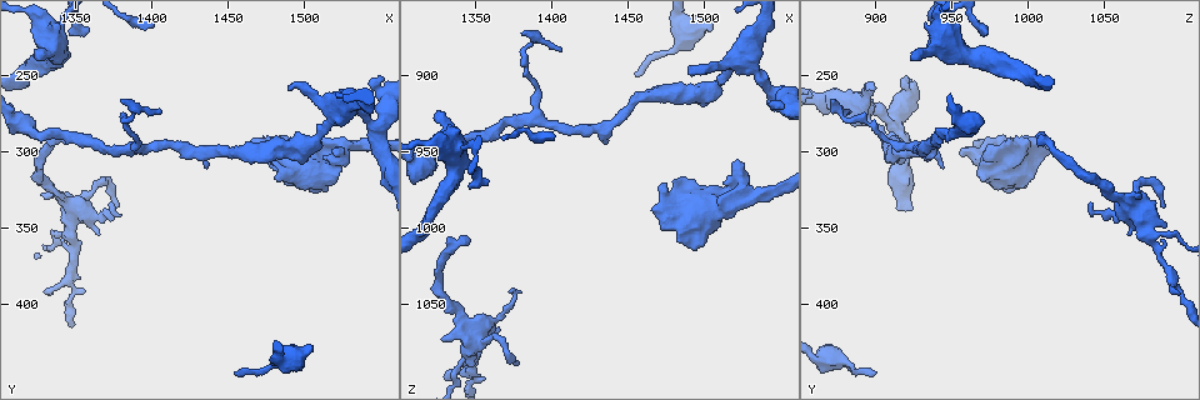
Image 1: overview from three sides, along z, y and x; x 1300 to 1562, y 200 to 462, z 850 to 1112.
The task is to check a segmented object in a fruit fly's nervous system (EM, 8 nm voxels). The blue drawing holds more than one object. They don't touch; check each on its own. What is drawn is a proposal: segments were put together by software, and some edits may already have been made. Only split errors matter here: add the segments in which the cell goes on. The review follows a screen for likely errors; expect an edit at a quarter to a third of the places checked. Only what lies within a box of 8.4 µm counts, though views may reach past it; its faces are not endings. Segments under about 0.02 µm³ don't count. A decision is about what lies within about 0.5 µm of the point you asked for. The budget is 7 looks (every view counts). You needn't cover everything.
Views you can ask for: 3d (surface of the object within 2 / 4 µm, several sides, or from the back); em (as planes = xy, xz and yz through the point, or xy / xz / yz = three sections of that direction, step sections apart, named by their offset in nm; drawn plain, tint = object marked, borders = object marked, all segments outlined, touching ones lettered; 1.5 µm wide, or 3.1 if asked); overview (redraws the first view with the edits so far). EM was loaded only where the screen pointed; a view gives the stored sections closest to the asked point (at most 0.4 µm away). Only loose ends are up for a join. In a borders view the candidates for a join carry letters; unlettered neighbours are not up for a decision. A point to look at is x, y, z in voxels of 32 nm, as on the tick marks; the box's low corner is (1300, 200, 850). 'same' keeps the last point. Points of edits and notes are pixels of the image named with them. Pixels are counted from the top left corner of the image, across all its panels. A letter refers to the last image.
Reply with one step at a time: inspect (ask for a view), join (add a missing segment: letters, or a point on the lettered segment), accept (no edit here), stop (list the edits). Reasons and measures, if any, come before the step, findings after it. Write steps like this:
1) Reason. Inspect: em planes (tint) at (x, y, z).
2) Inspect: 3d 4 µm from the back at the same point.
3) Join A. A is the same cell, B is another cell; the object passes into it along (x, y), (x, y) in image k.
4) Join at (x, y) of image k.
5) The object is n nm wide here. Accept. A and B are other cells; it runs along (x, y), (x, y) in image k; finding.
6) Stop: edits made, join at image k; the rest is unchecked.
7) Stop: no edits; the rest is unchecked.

Tapers out. Inspect: em planes (borders) at (1372, 334, 1042).

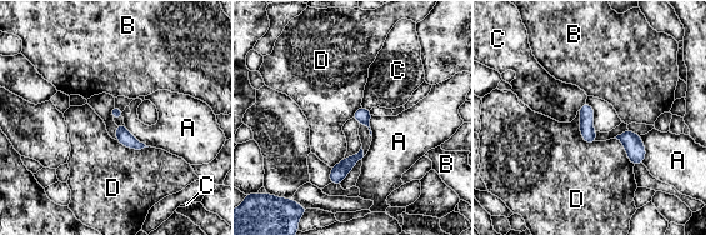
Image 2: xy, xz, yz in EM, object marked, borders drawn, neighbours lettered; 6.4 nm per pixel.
The object is 80 nm wide here. Accept. A, B, C and D are other cells; a border runs along (579, 110), (580, 135), (595, 143) in image 2; none of them fits.

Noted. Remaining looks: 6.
Branch stops here. Inspect: 3d 2 µm at (1324, 238, 922).

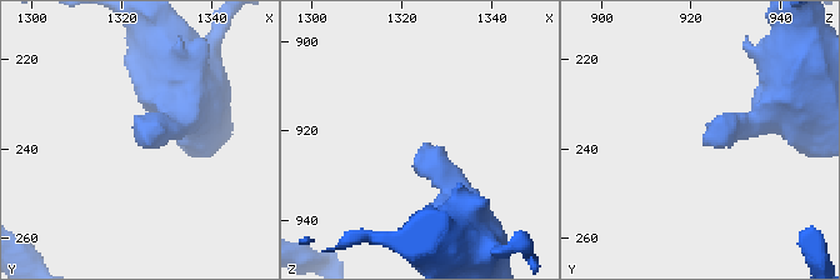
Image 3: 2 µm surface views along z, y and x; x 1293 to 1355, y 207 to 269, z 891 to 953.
Now the EM. Inspect: em planes (plain) at (1325, 239, 923).

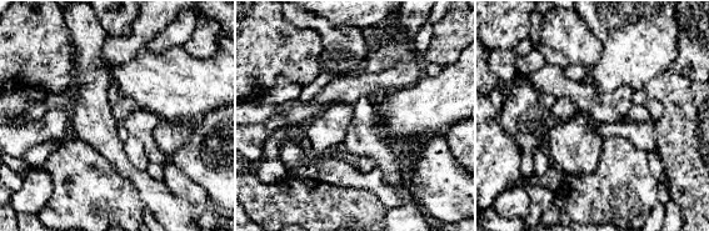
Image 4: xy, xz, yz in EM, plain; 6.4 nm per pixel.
Inspect: em planes (borders) at the same point.

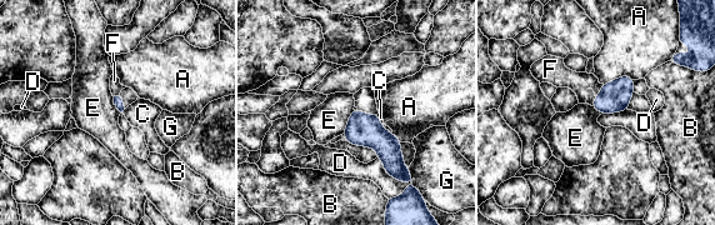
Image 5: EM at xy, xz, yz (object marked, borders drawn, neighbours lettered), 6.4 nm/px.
Join F. F is the same cell, A, B, C, D, E and G are other cells; the object passes into it along (614, 96), (601, 90), (579, 83) in image 5; it goes on there.

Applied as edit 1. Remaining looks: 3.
Inspect: em planes (borders) at (1454, 446, 902).

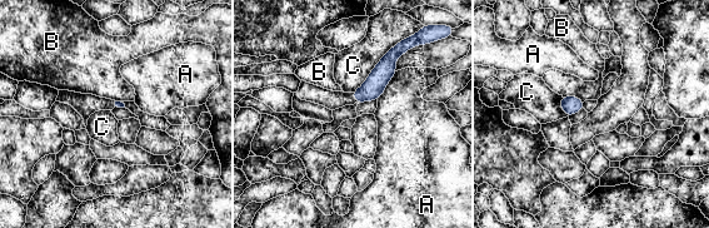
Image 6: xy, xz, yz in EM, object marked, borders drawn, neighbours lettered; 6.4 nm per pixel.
The longest contact is with C, 460 nm. Accept. A, B and C are other cells; a border runs along (402, 40), (351, 92) in image 6; no lettered segment goes on from it.

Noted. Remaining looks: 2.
Stop: edits made, join at image 5; the rest is unchecked.

